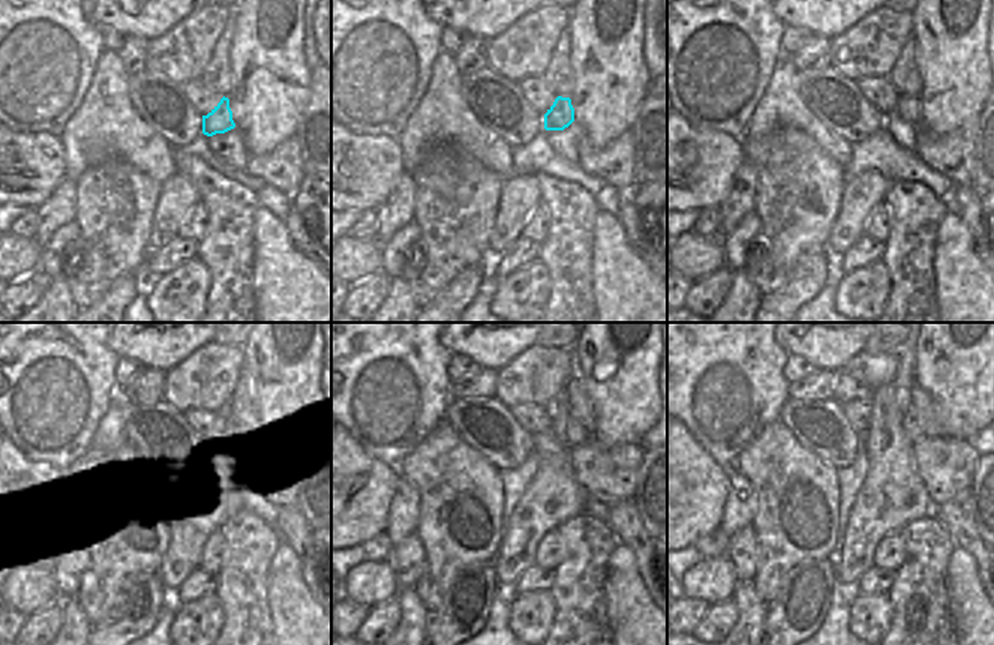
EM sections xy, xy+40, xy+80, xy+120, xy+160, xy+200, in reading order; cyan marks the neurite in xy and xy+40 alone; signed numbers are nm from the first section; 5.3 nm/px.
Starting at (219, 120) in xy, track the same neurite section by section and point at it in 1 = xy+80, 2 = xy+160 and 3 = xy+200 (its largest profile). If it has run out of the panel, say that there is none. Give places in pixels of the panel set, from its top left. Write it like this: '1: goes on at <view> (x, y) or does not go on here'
1: goes on at xy+80 (907, 107)
2: goes on at xy+160 (580, 428)
3: goes on at xy+200 (921, 419)

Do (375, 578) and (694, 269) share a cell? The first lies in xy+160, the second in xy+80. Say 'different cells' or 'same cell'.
same cell

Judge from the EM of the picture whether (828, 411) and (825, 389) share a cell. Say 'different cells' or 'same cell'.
different cells

